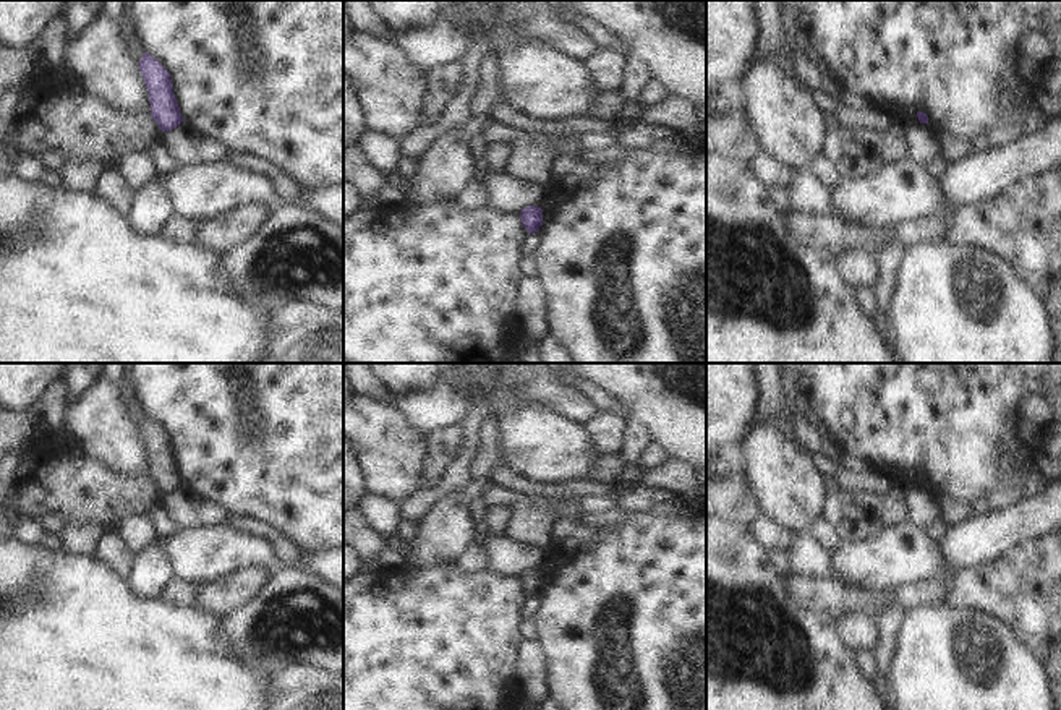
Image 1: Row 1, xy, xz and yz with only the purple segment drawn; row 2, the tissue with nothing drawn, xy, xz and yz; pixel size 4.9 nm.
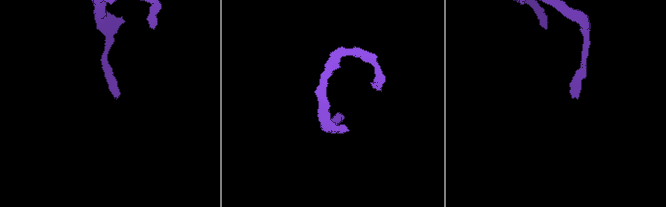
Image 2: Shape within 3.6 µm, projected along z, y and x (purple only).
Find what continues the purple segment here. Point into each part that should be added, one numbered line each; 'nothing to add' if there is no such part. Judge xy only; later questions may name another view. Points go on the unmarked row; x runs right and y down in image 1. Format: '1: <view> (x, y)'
nothing to add

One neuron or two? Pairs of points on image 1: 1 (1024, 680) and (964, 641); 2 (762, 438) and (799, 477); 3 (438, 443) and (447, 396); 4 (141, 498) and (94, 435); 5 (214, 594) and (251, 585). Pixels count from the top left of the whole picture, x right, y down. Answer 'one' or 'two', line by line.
1: one
2: one
3: two
4: two
5: one

